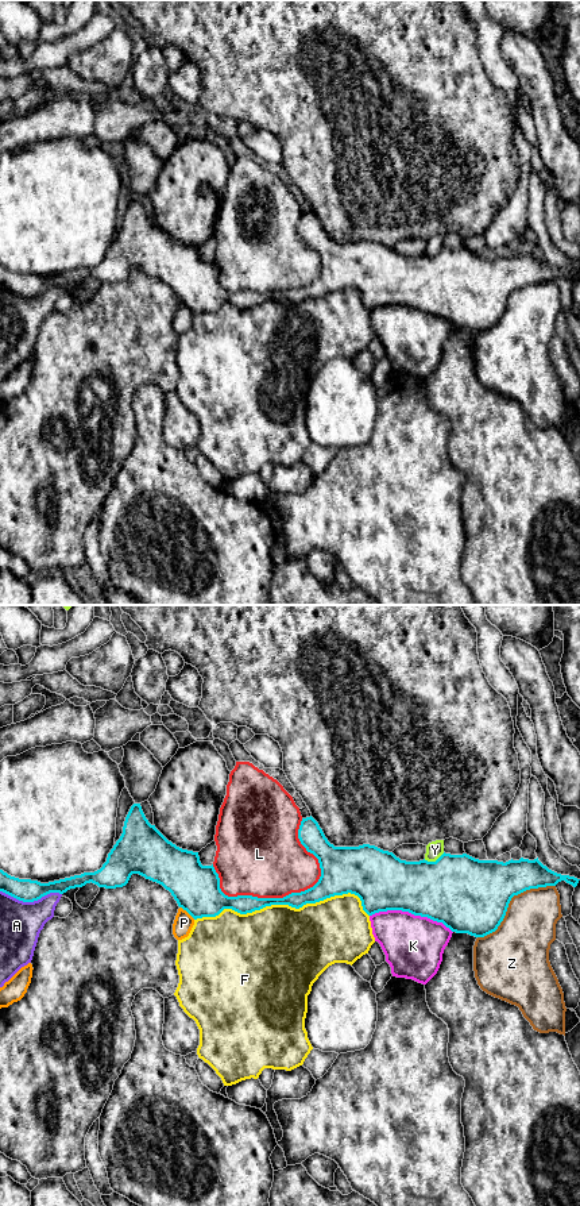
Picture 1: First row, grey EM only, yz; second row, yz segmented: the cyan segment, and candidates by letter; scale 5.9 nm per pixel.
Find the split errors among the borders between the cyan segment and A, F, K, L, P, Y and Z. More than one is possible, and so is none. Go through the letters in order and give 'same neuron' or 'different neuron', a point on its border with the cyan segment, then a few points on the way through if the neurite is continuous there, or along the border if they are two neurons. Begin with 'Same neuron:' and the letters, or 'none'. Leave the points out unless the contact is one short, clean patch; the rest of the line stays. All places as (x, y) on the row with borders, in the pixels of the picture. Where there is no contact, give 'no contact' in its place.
Same neuron: none
A: different neuron; contact yz (31, 901)
F: different neuron; contact yz (285, 904)
K: different neuron; contact yz (412, 913)
L: different neuron; contact yz (259, 898)
P: different neuron; contact yz (188, 912)
Y: different neuron; contact yz (433, 862)
Z: different neuron; contact yz (510, 900)

